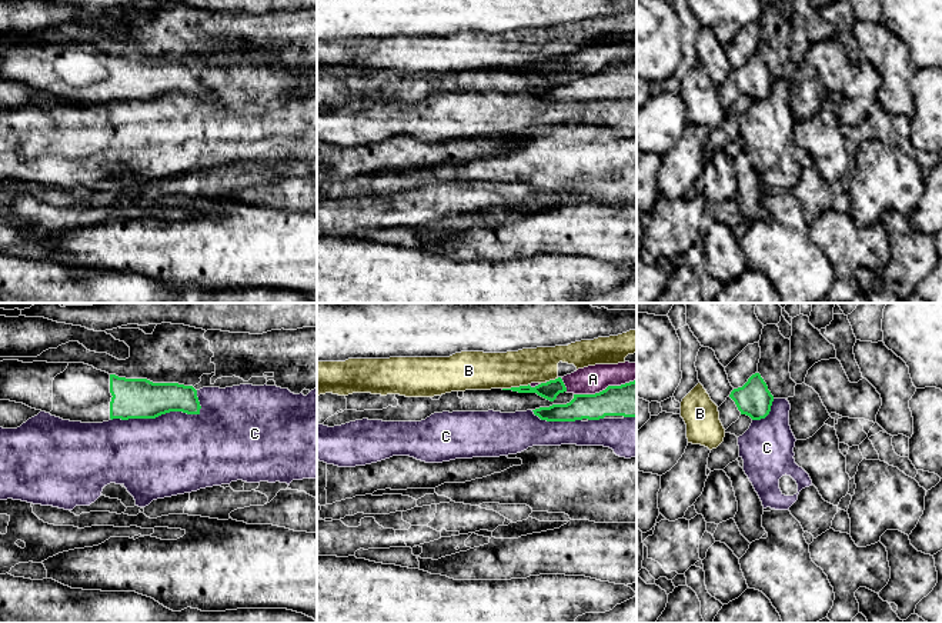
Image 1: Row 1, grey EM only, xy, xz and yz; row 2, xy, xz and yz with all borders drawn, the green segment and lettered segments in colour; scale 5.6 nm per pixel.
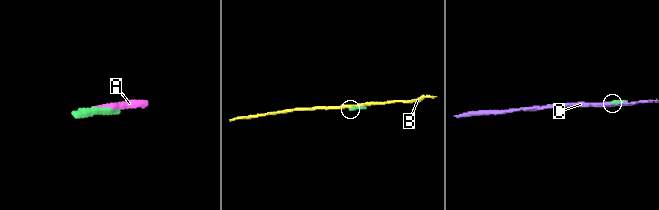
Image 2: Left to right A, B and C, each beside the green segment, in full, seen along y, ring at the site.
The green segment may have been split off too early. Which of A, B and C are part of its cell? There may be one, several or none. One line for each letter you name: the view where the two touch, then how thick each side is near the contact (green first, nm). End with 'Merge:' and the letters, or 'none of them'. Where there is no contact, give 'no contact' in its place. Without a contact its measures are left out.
Merge: none of them

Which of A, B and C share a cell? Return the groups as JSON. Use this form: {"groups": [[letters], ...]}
{"groups": [["A"], ["B"], ["C"]]}

